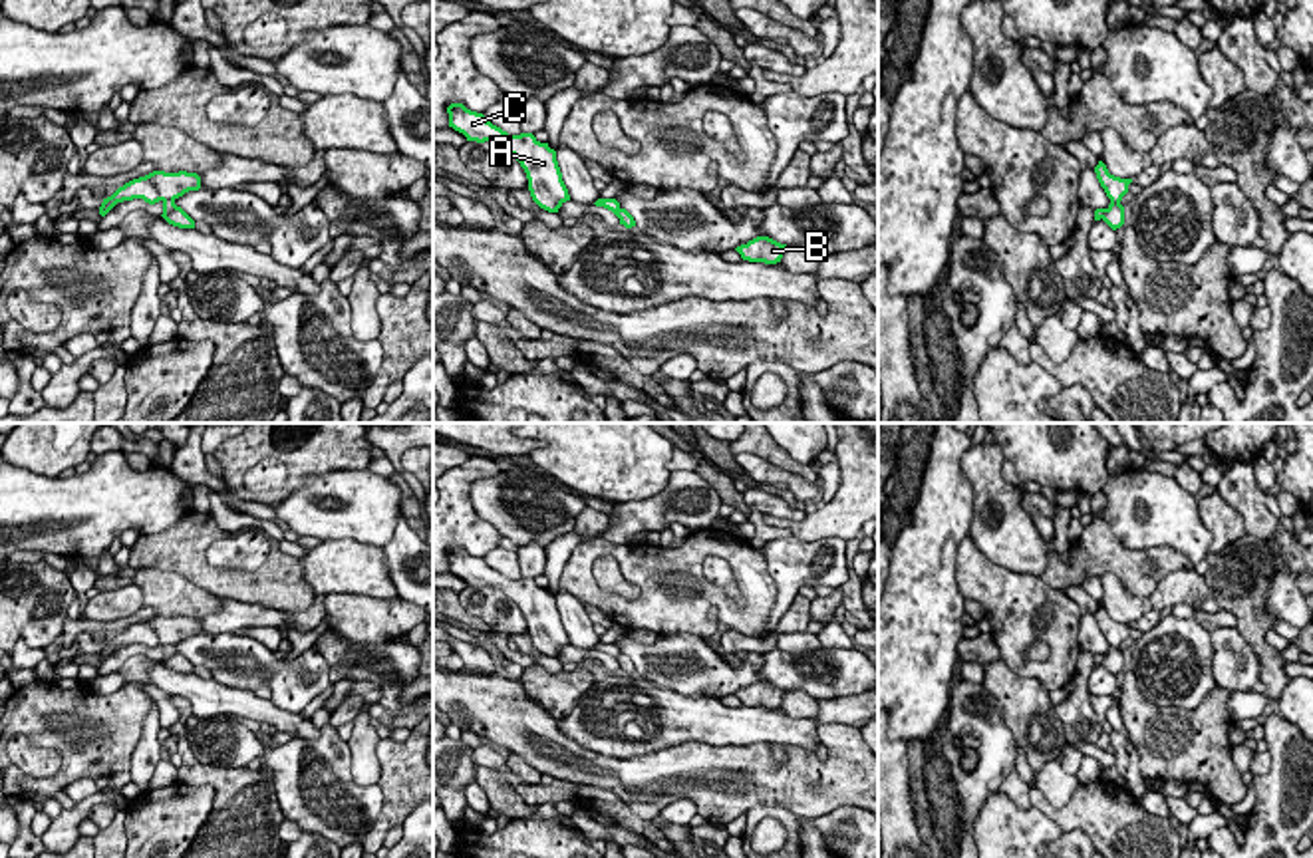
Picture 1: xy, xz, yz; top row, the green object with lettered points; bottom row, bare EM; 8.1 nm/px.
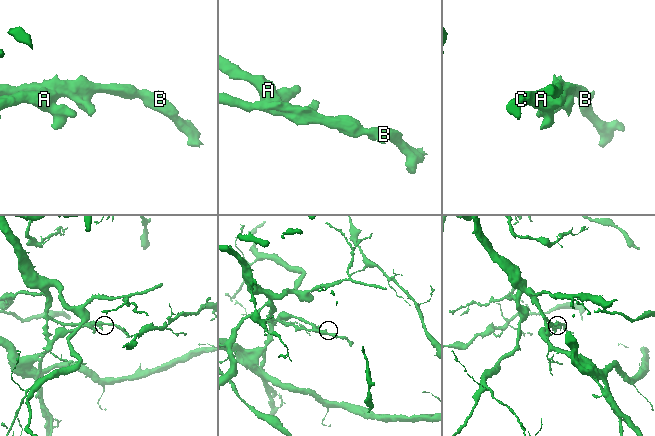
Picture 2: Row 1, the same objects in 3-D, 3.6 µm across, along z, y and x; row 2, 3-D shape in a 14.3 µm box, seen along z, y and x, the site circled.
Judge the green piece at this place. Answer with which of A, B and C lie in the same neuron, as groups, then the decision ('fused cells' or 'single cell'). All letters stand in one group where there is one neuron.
A C / B | fused cells

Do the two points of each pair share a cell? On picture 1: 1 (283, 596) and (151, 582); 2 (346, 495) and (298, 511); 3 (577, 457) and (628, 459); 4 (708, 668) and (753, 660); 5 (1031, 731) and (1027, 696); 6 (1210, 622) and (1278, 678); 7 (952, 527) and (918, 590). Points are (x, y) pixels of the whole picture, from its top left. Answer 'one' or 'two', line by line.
1: two
2: one
3: one
4: one
5: one
6: two
7: one

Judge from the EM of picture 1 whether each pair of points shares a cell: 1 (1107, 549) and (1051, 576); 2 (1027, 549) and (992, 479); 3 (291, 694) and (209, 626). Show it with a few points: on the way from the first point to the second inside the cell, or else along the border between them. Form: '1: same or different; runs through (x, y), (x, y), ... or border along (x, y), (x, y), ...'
1: same; runs through (1093, 555), (1073, 572), (1065, 574)
2: same; runs through (1010, 531), (1006, 507), (996, 497)
3: different; border along (231, 630), (199, 634)

